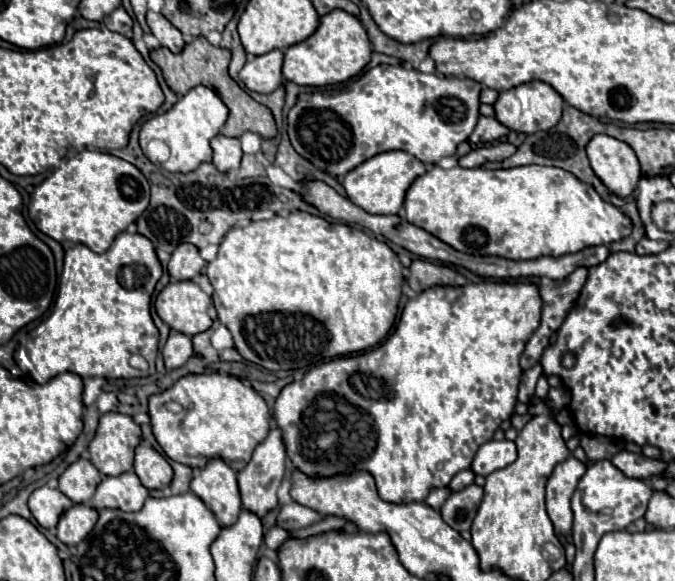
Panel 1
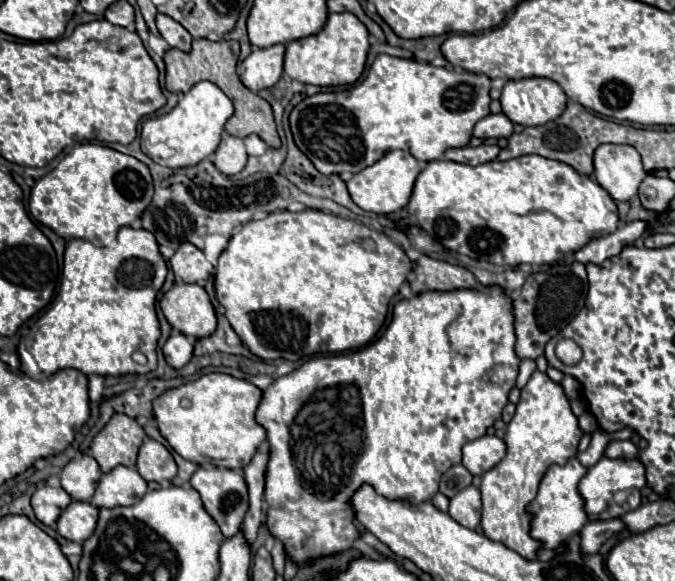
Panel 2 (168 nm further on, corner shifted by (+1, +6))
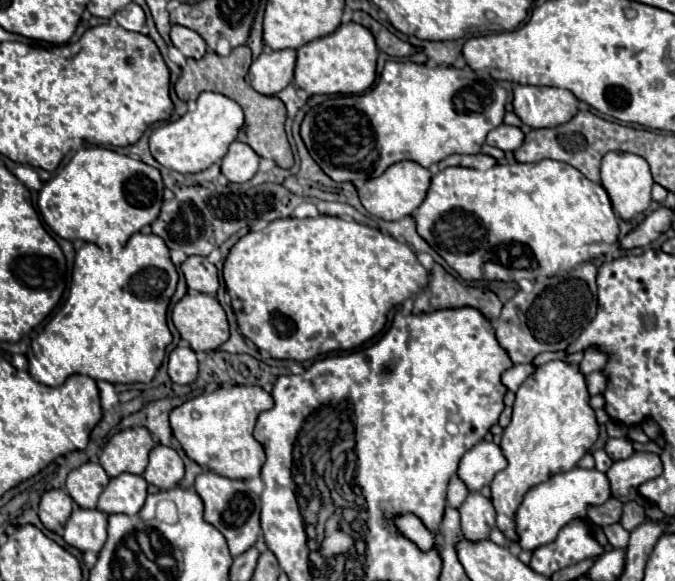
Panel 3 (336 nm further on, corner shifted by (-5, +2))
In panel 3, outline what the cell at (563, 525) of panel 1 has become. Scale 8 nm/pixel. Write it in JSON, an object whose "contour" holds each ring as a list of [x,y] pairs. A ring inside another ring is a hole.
{"contour":[[[576,466],[568,472],[554,474],[548,482],[542,482],[524,496],[524,502],[516,512],[516,532],[520,536],[518,546],[524,550],[536,550],[538,546],[554,542],[558,532],[566,524],[570,524],[572,520],[586,520],[588,508],[604,504],[608,498],[610,498],[608,478],[596,468],[586,470]]]}

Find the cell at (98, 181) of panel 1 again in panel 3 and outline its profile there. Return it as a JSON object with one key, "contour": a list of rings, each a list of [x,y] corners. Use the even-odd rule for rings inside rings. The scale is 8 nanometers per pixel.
{"contour":[[[88,146],[44,184],[38,208],[44,222],[66,240],[92,242],[104,252],[122,248],[126,240],[150,224],[162,206],[162,176],[142,160],[118,154],[102,146]]]}

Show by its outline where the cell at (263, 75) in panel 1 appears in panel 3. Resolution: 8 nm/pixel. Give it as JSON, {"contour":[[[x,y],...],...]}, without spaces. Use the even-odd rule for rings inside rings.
{"contour":[[[264,50],[248,70],[250,86],[266,96],[274,96],[284,90],[294,78],[294,50]]]}

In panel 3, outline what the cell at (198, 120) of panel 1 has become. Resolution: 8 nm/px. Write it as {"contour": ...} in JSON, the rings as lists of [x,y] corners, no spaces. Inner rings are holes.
{"contour":[[[202,92],[196,100],[196,110],[186,112],[176,122],[158,126],[150,134],[150,152],[162,166],[176,172],[202,172],[220,160],[228,146],[236,140],[238,130],[244,124],[244,112],[238,102],[218,92]]]}

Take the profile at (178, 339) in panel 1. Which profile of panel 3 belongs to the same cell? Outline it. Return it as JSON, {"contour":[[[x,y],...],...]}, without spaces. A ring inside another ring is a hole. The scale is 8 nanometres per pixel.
{"contour":[[[178,346],[168,356],[168,374],[176,384],[190,384],[198,374],[196,352],[188,346]]]}

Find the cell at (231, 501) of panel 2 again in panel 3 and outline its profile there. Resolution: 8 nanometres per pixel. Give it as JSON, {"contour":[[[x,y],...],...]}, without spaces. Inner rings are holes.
{"contour":[[[202,472],[196,478],[194,488],[204,502],[204,520],[224,534],[230,554],[238,556],[246,552],[260,536],[260,496],[254,494],[244,480],[232,480],[216,472]]]}

